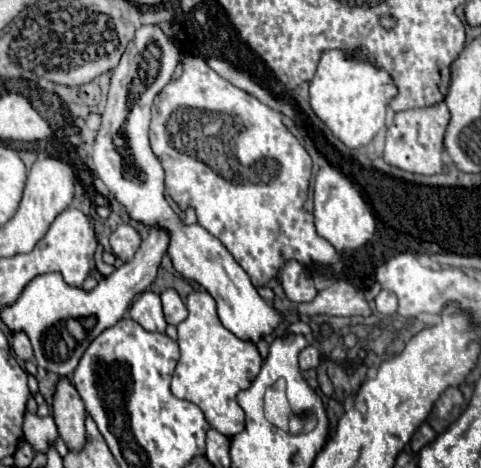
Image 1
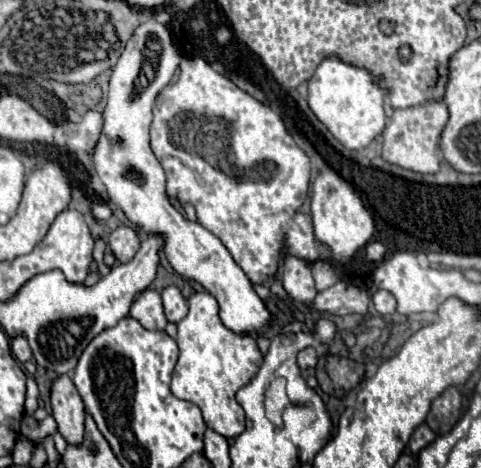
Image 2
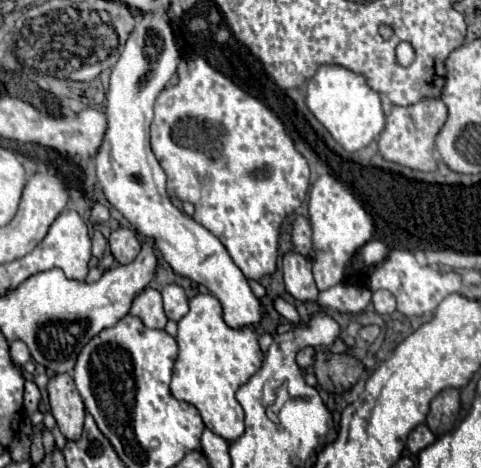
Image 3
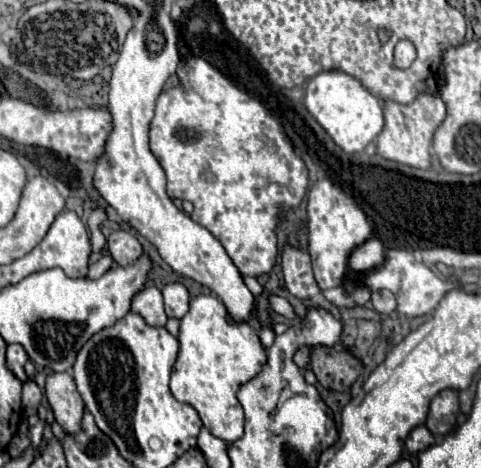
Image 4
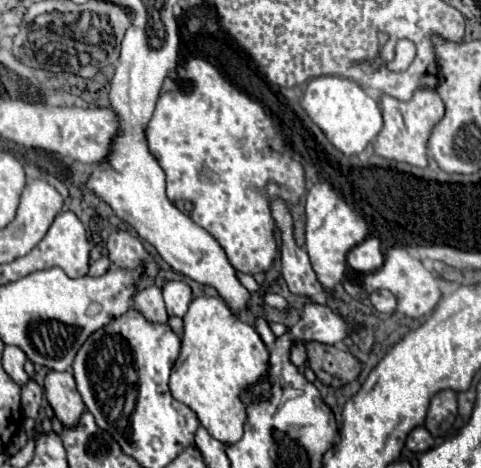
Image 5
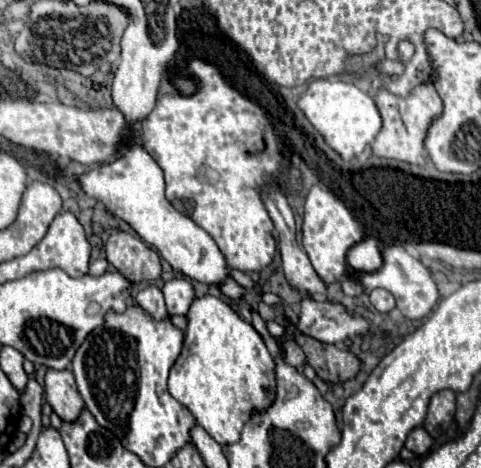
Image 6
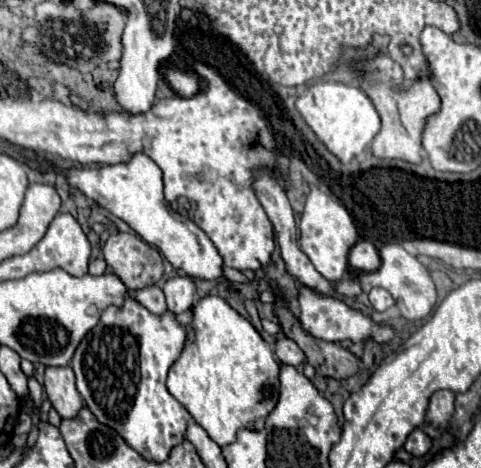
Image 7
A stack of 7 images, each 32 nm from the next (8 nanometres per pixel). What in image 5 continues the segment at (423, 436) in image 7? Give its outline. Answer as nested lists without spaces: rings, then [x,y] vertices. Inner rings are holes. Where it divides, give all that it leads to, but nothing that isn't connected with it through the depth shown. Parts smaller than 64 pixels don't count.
[[[418,426],[418,428],[414,428],[408,434],[408,440],[406,440],[406,448],[408,450],[412,450],[412,452],[424,452],[424,450],[428,450],[432,446],[434,446],[434,438],[432,438],[432,434],[424,426]]]

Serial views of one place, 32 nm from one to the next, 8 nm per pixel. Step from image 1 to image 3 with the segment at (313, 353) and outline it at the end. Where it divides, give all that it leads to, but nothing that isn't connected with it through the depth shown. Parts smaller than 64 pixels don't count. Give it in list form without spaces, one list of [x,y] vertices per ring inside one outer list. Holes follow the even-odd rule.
[[[304,348],[298,352],[296,356],[296,362],[300,368],[310,368],[314,364],[314,356],[316,356],[316,350],[314,348]]]

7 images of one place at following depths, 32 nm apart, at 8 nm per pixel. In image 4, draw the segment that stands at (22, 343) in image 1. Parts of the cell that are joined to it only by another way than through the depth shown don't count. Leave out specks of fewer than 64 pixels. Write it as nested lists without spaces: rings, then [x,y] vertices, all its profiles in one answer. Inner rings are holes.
[[[10,344],[6,350],[6,360],[8,360],[8,368],[24,382],[26,374],[24,374],[24,364],[28,362],[28,354],[24,352],[22,344]]]

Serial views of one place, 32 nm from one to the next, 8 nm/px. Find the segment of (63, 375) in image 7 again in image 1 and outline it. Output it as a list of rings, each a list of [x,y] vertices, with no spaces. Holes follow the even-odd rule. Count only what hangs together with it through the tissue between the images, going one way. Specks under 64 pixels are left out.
[[[62,378],[56,384],[56,394],[54,394],[54,404],[52,404],[52,414],[60,432],[60,438],[68,446],[68,450],[78,452],[86,444],[86,430],[84,430],[84,420],[86,420],[86,410],[84,402],[78,396],[76,388],[68,378]]]

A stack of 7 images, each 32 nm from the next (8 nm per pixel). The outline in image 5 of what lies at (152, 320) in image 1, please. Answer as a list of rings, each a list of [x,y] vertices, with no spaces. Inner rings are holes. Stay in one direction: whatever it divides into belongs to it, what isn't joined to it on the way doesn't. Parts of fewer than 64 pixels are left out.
[[[148,286],[140,292],[136,292],[132,302],[134,302],[132,308],[142,312],[142,316],[148,322],[166,324],[168,316],[166,316],[166,308],[164,308],[164,300],[162,300],[162,290],[158,286]]]

